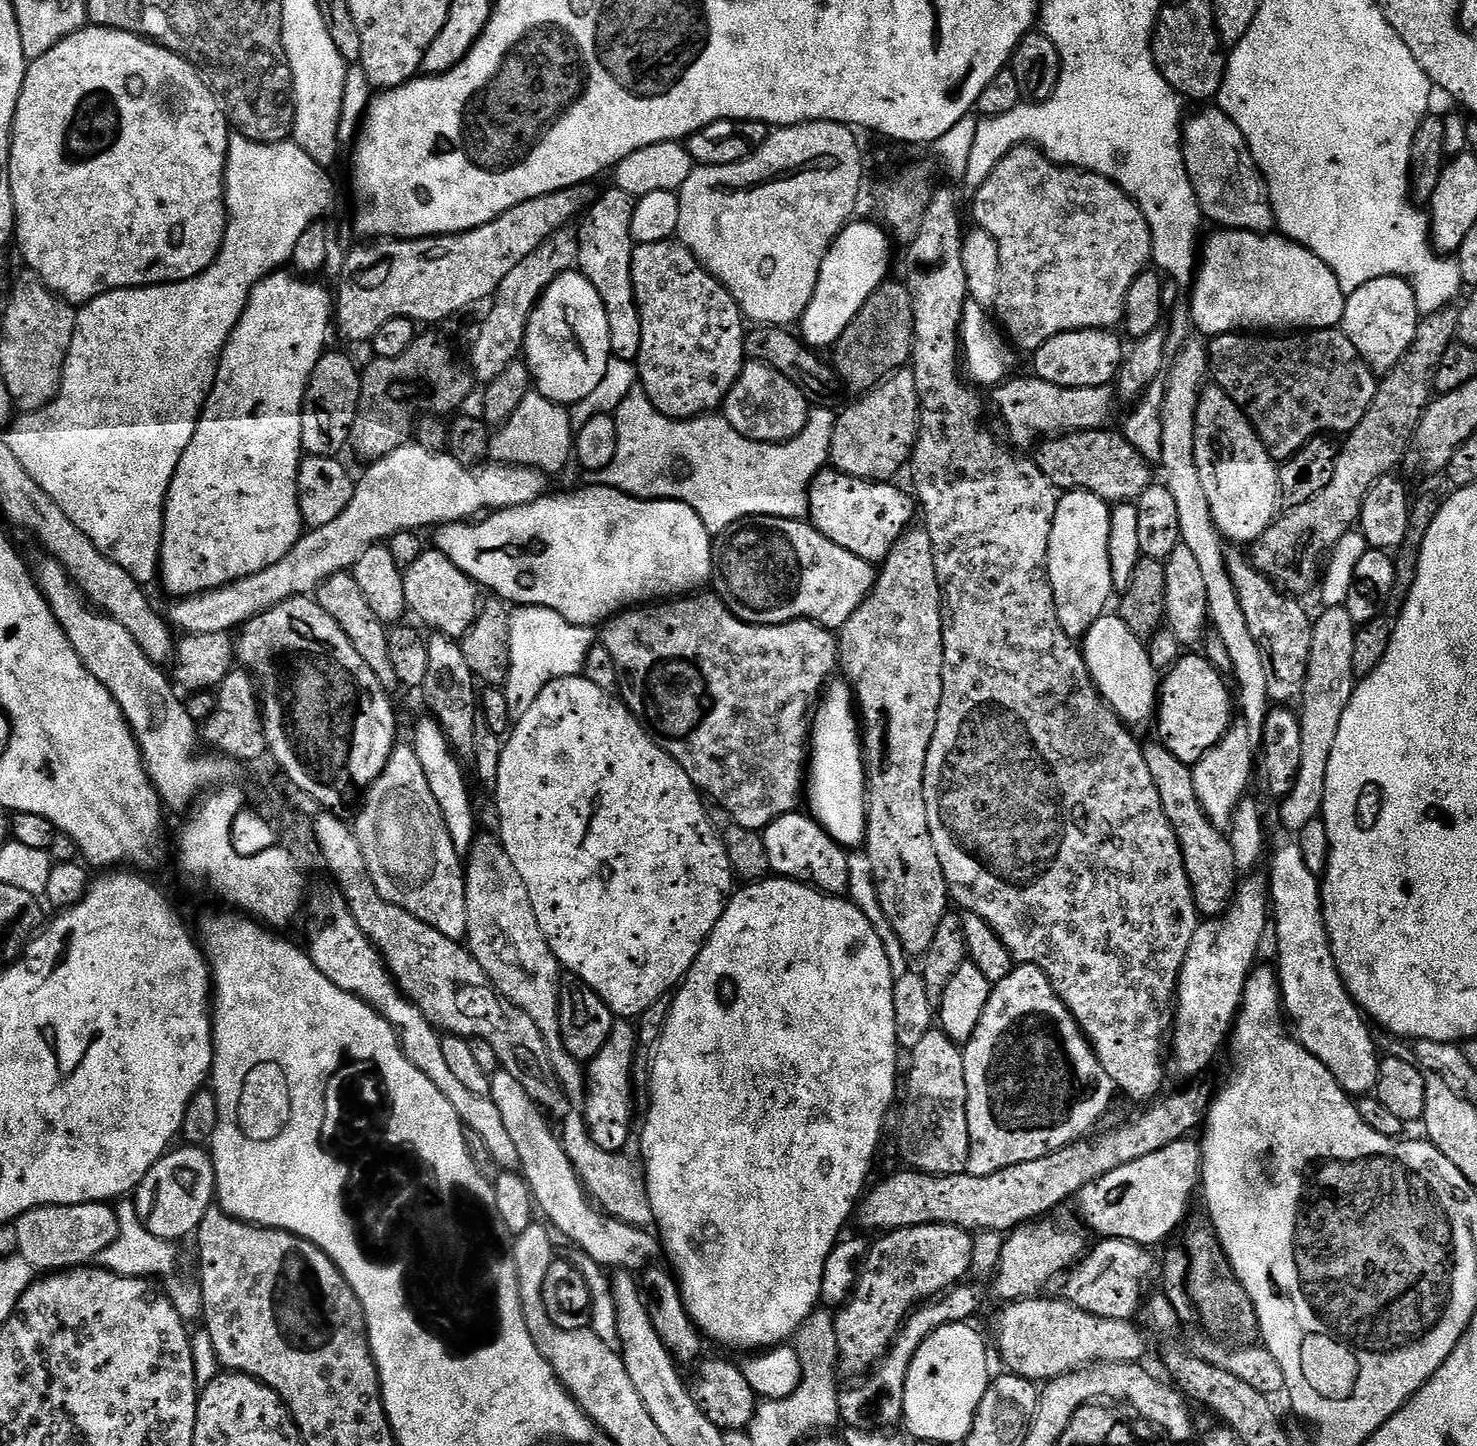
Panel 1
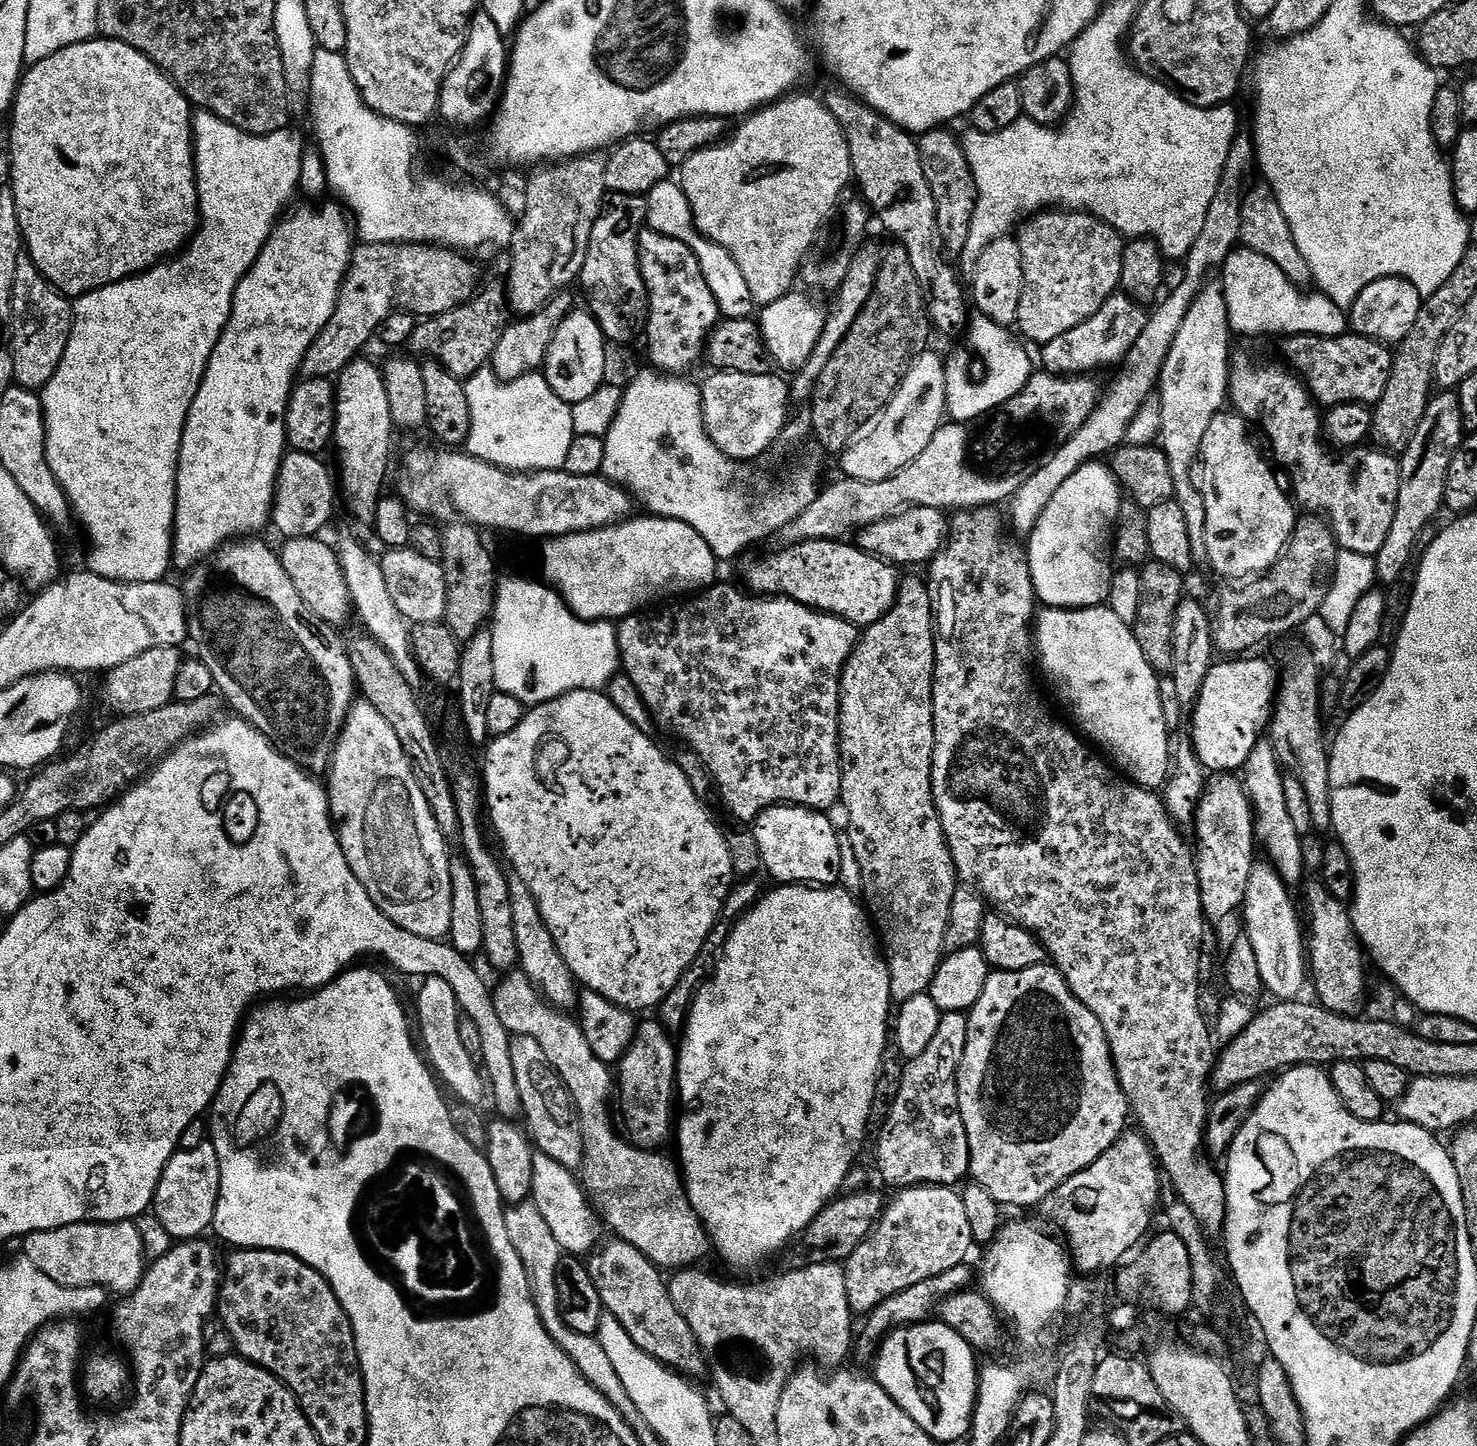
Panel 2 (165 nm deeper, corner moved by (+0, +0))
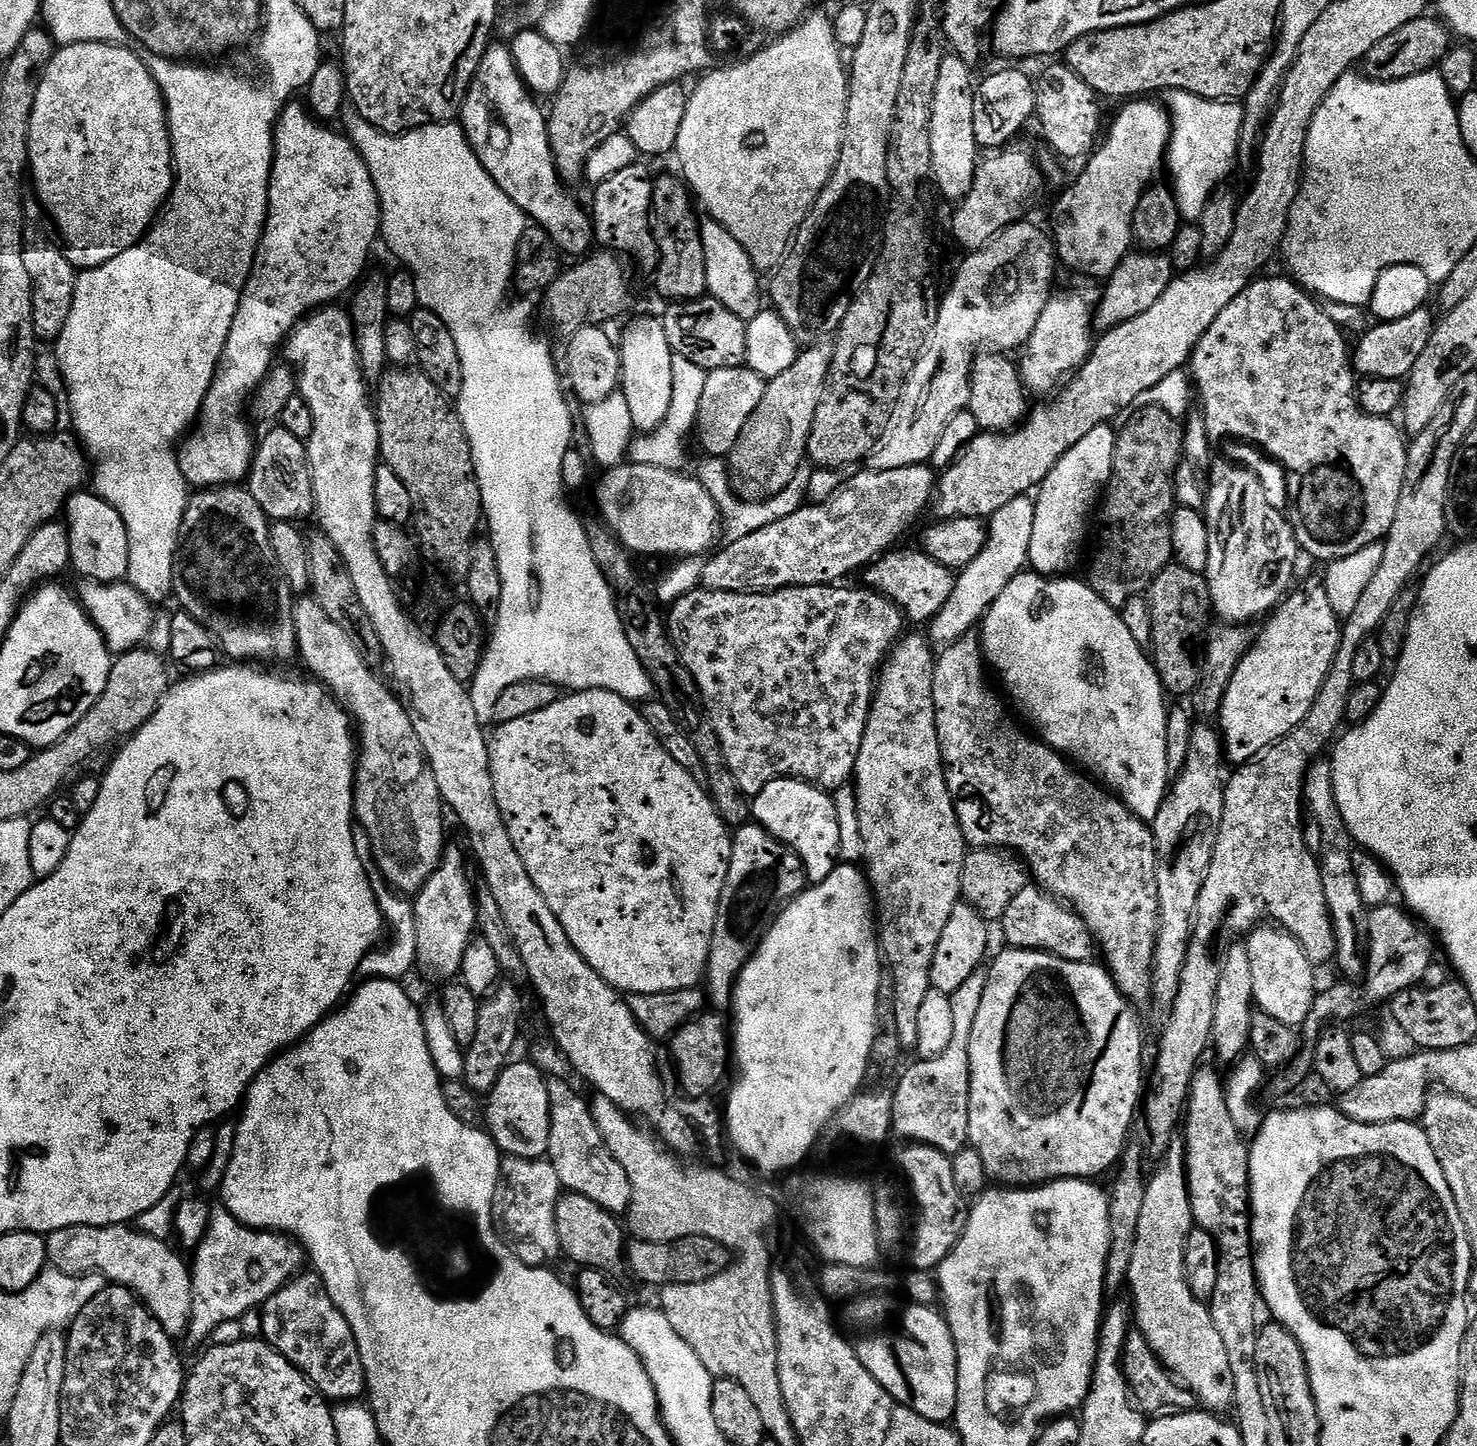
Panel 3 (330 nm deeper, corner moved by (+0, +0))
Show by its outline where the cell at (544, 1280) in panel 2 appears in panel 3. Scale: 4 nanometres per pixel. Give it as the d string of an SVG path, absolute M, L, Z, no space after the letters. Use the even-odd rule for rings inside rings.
M504 1156L500 1162L502 1187L498 1192L498 1208L504 1211L504 1224L520 1240L529 1240L540 1252L548 1256L561 1255L556 1225L556 1203L562 1189L558 1173L547 1158L527 1160L517 1156Z

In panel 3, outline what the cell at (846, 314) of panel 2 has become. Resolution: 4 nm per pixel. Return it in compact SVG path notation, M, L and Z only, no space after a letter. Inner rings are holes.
M830 340L809 345L797 355L790 370L765 383L758 410L750 414L742 434L738 434L738 442L726 457L732 488L741 500L762 501L777 496L790 486L794 474L805 463L814 414L830 374L834 350L835 343Z

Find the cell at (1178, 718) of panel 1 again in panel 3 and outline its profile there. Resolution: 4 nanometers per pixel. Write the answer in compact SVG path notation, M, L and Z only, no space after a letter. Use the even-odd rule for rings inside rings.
M1319 579L1308 580L1304 584L1304 592L1294 592L1267 617L1268 625L1258 632L1252 647L1240 659L1230 678L1226 698L1218 713L1218 731L1224 756L1232 766L1248 763L1272 744L1277 744L1282 737L1290 735L1304 721L1334 662L1334 654L1340 645L1342 620L1334 614L1334 606L1330 606L1330 598L1326 598L1323 583Z

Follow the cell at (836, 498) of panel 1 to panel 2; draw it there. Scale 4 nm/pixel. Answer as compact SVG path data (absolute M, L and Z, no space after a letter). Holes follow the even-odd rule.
M918 505L903 509L884 520L867 524L866 527L859 529L858 544L864 551L871 552L873 556L879 556L896 566L927 565L948 543L949 535L950 520L945 509Z

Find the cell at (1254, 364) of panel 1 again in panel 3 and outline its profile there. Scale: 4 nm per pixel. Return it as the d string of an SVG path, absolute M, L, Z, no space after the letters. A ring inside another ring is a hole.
M1425 306L1414 310L1414 314L1406 314L1406 318L1373 323L1373 328L1370 329L1371 327L1369 327L1363 333L1365 336L1357 344L1355 341L1354 344L1352 367L1355 368L1357 377L1369 376L1370 378L1404 380L1411 376L1414 370L1414 362L1418 362L1422 350L1426 350L1426 346L1432 337L1432 331L1438 323L1437 317L1432 317L1430 309L1431 307Z

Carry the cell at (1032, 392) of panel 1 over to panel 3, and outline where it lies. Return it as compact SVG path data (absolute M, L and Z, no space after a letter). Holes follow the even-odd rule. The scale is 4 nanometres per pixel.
M915 464L914 466L902 466L898 470L882 470L874 472L871 470L853 471L852 477L846 481L838 490L834 490L831 494L824 497L819 502L809 503L798 509L794 514L790 514L788 518L783 518L782 521L773 522L768 526L757 530L754 534L749 534L746 538L741 538L733 544L725 543L719 550L713 551L707 557L704 565L704 578L702 581L703 587L713 588L719 592L777 592L780 588L805 588L806 586L814 586L815 584L826 584L829 586L835 585L843 576L848 576L851 572L859 573L861 569L872 563L873 560L884 555L893 547L892 544L904 530L924 512L924 507L931 505L934 500L934 493L938 483L938 476L928 464Z

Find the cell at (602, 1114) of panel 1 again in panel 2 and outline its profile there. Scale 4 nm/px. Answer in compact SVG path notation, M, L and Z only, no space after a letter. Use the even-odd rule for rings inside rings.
M641 1019L637 1023L635 1038L618 1061L618 1100L620 1096L624 1103L624 1120L632 1131L631 1139L641 1147L653 1150L664 1146L660 1144L671 1141L674 1136L674 1117L677 1112L672 1103L678 1100L680 1067L677 1041L675 1044L668 1037L669 1029L659 1019L656 1020Z

